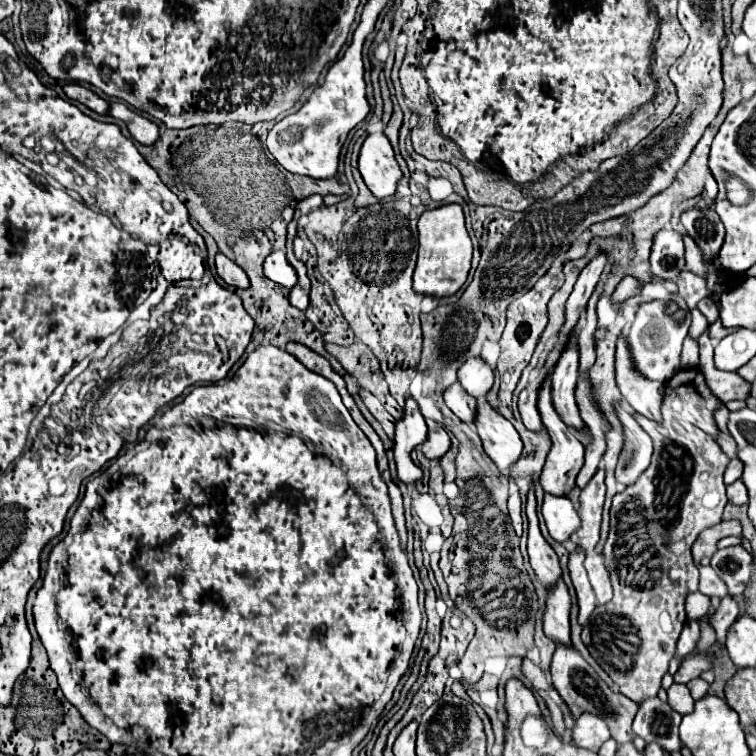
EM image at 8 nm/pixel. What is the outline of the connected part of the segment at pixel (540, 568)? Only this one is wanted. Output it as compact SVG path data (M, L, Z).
M530 490L530 494L528 494L526 516L528 516L528 556L530 556L530 566L534 568L538 580L546 588L552 588L562 578L562 568L558 564L556 552L544 540L544 536L542 536L542 532L538 528L534 490Z

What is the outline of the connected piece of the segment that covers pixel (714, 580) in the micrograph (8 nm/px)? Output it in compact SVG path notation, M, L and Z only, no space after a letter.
M700 566L699 568L699 586L698 591L706 596L720 596L724 598L728 594L724 582L720 582L719 576L710 566Z

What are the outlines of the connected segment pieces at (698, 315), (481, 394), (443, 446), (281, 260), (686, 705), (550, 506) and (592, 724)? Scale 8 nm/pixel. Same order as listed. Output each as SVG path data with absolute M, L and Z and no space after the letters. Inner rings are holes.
M694 308L694 310L692 310L692 326L690 326L688 336L690 336L692 340L698 340L698 338L706 332L706 328L708 328L706 316L704 316L698 308Z
M468 358L458 370L458 382L474 398L486 398L494 386L494 370L482 358Z
M426 420L426 424L428 424L428 438L422 442L420 450L424 452L426 458L442 458L450 448L450 436L434 420Z
M282 250L266 256L264 274L266 274L266 278L270 278L272 282L276 282L284 288L292 288L296 284L296 270L292 268L292 264L286 258L286 252L282 252Z
M672 684L668 688L668 704L678 714L690 714L694 710L694 698L690 696L690 690L686 688L686 684Z
M548 492L544 496L542 516L546 520L550 536L558 542L568 540L570 534L580 526L580 518L572 502L568 498L556 498L554 494L548 494Z
M590 712L580 714L572 726L572 742L580 748L598 752L602 742L606 742L608 738L610 738L610 732L606 722Z

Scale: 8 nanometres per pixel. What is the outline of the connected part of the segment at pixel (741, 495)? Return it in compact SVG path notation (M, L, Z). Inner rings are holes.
M736 480L736 482L728 484L726 494L728 494L728 500L732 504L746 504L748 502L748 492L746 492L746 486L744 486L742 480Z

